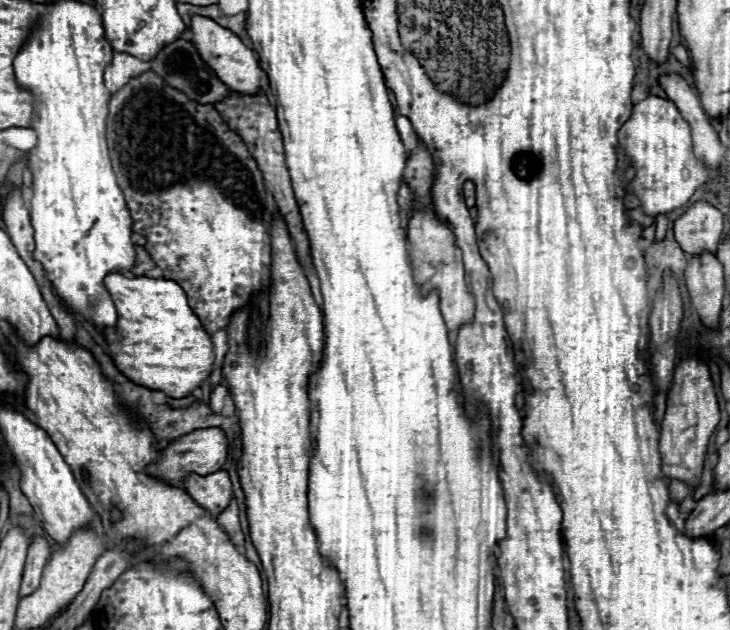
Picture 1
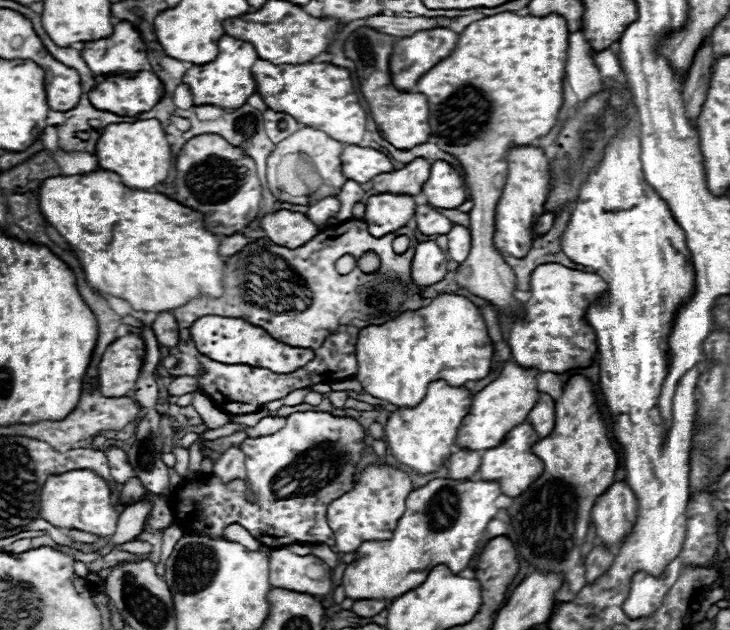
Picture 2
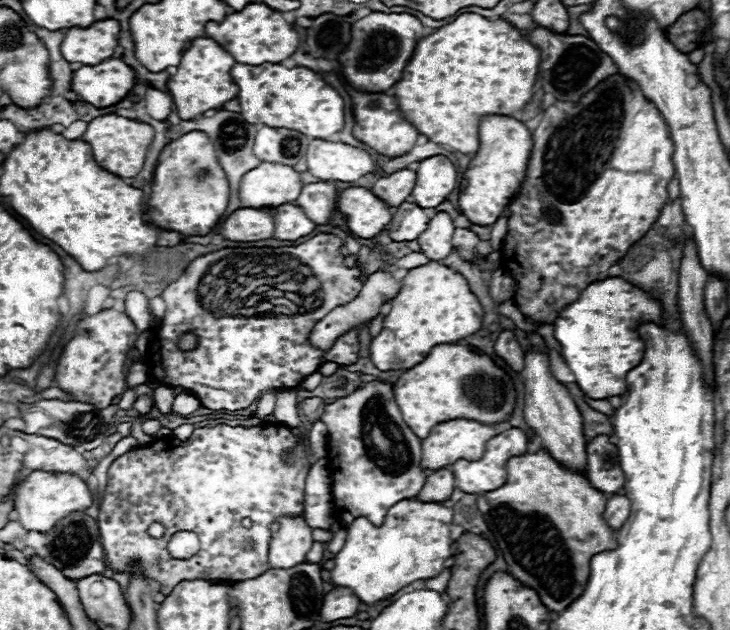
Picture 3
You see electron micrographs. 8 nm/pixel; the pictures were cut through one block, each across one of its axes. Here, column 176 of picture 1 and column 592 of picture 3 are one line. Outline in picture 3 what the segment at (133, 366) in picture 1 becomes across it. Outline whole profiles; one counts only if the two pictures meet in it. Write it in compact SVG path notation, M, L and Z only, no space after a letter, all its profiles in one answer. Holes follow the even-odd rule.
M622 278L590 284L576 302L560 312L554 322L554 336L562 346L564 362L586 396L604 400L626 392L626 374L640 364L644 356L644 340L636 332L642 322L662 324L662 304L652 294Z

